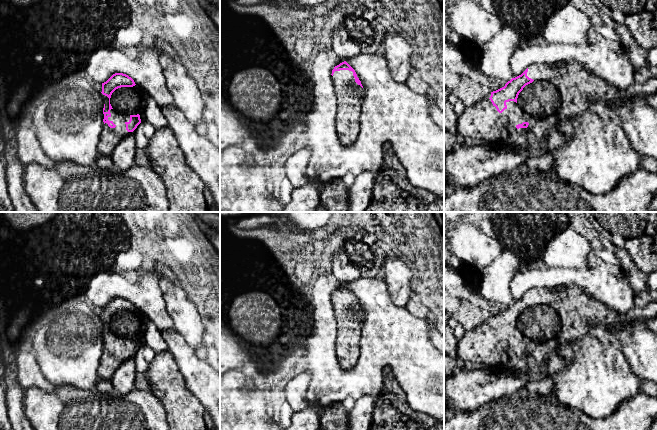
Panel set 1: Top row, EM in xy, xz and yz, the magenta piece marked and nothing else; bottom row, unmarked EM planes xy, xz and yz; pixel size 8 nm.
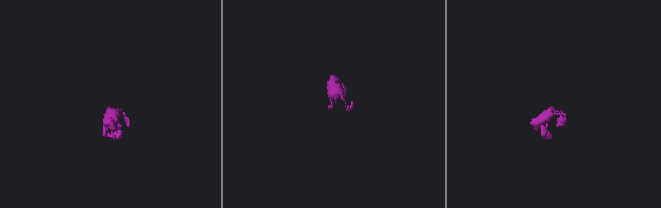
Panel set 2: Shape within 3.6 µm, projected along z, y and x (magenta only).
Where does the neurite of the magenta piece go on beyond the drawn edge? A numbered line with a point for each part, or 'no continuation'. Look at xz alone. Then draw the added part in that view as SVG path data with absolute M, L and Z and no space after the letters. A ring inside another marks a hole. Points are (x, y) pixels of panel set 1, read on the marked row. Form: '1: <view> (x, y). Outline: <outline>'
1: xz (349, 94). Outline: M349 70L335 71L332 81L337 98L337 134L339 141L349 146L356 141L360 132L363 88L355 82L353 72Z

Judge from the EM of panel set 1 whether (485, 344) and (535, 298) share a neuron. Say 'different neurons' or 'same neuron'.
same neuron

